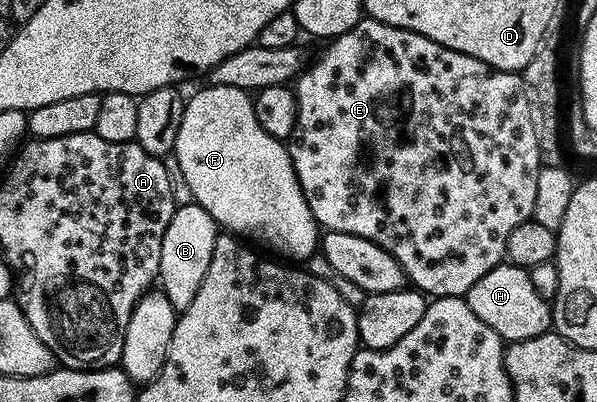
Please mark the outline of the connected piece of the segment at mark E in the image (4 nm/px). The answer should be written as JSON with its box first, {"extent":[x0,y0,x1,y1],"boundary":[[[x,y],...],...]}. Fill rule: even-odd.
{"extent":[287,16,543,298],"boundary":[[[368,16],[362,17],[355,28],[343,32],[326,46],[329,47],[313,63],[310,61],[295,79],[297,122],[287,142],[297,179],[303,188],[303,196],[318,227],[326,231],[351,232],[351,236],[363,236],[379,244],[391,252],[391,256],[395,256],[406,279],[426,296],[460,298],[468,294],[475,280],[483,280],[491,268],[502,265],[507,236],[511,236],[519,224],[533,218],[539,172],[543,163],[539,140],[535,140],[535,127],[531,124],[531,108],[524,77],[517,72],[494,70],[486,62],[427,40],[427,36],[376,22]]]}

